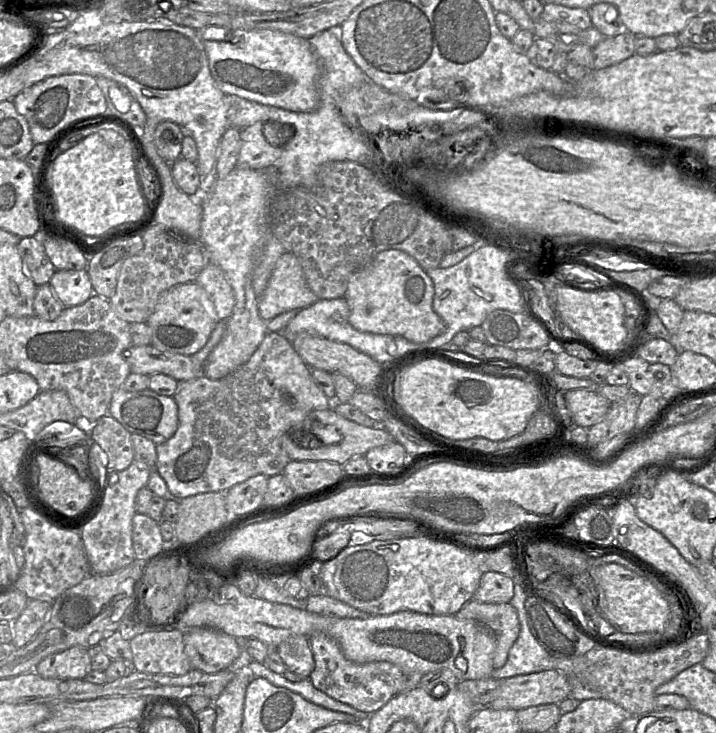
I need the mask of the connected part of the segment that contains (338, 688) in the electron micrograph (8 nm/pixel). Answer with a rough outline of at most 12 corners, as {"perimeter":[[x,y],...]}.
{"perimeter":[[324,633],[309,636],[313,686],[375,713],[399,693],[403,671],[358,664]]}

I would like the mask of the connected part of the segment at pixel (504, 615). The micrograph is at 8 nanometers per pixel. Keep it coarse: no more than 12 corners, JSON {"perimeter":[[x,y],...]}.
{"perimeter":[[470,599],[455,614],[490,629],[497,640],[494,669],[502,667],[520,633],[510,602]]}

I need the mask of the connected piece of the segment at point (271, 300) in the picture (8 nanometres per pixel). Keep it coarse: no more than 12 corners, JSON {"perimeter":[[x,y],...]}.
{"perimeter":[[299,259],[277,260],[259,315],[267,322],[317,300]]}

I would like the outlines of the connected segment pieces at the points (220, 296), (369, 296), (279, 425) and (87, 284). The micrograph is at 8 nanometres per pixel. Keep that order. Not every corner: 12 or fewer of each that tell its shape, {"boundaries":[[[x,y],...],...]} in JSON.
{"boundaries":[[[208,261],[195,282],[227,320],[235,296],[221,268]],[[400,250],[354,273],[360,332],[425,343],[446,330],[434,285]],[[282,332],[226,377],[178,381],[156,445],[171,495],[282,474],[333,408]],[[56,270],[49,286],[63,307],[95,294],[87,270]]]}

